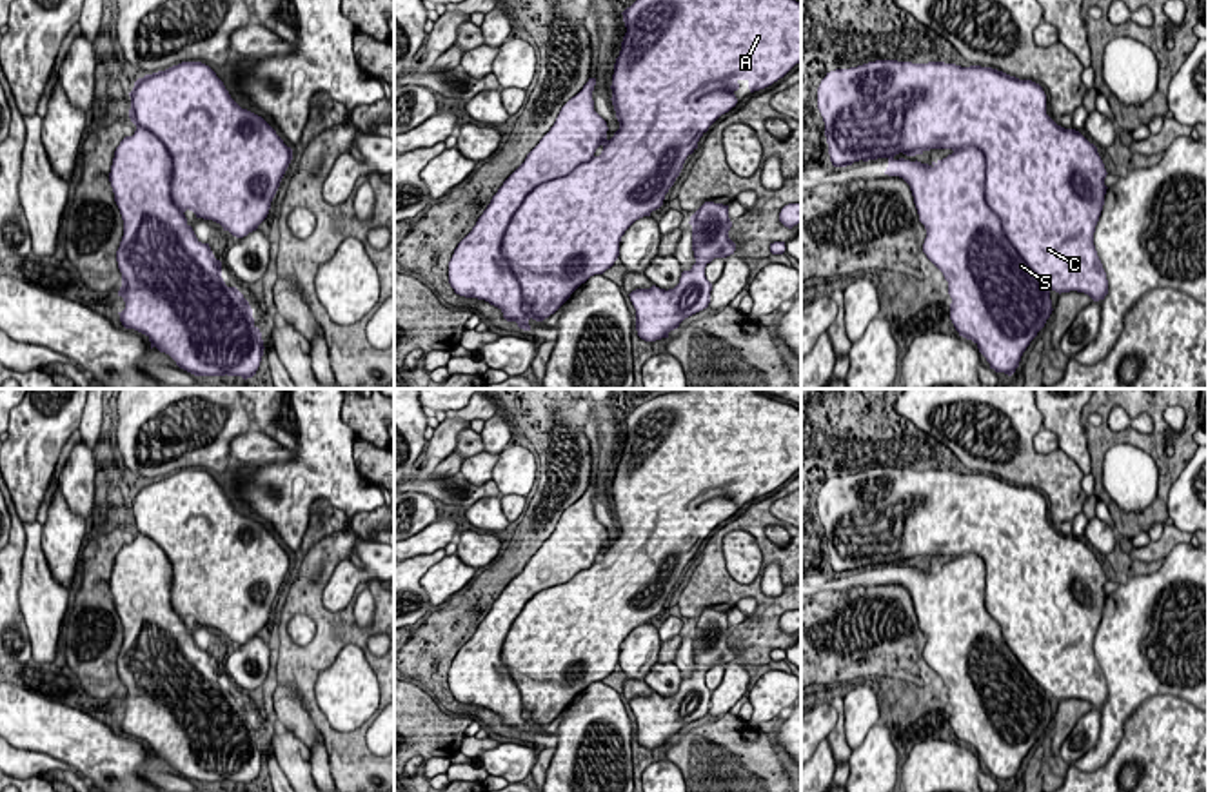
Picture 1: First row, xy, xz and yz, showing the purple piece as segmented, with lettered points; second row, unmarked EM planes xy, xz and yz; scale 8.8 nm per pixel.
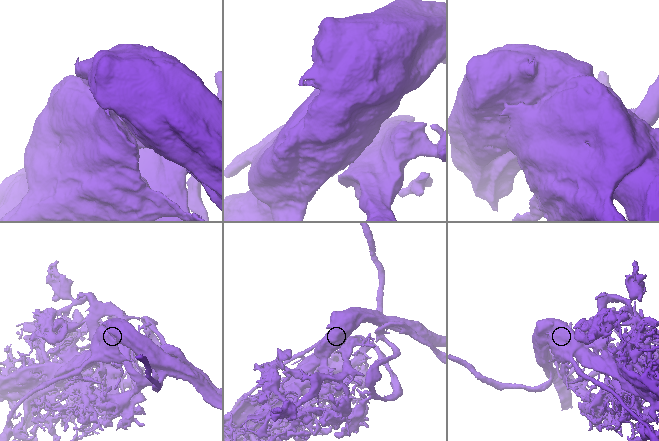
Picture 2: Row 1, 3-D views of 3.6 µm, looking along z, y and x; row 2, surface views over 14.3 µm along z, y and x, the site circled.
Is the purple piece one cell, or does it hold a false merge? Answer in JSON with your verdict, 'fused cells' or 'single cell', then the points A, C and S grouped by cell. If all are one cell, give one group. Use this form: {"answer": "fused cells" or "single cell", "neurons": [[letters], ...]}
{"answer": "fused cells", "neurons": [["A", "C"], ["S"]]}

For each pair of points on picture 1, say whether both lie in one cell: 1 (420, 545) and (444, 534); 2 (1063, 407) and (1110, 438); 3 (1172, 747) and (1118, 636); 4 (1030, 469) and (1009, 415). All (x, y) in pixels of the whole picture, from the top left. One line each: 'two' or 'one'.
1: one
2: two
3: two
4: one

